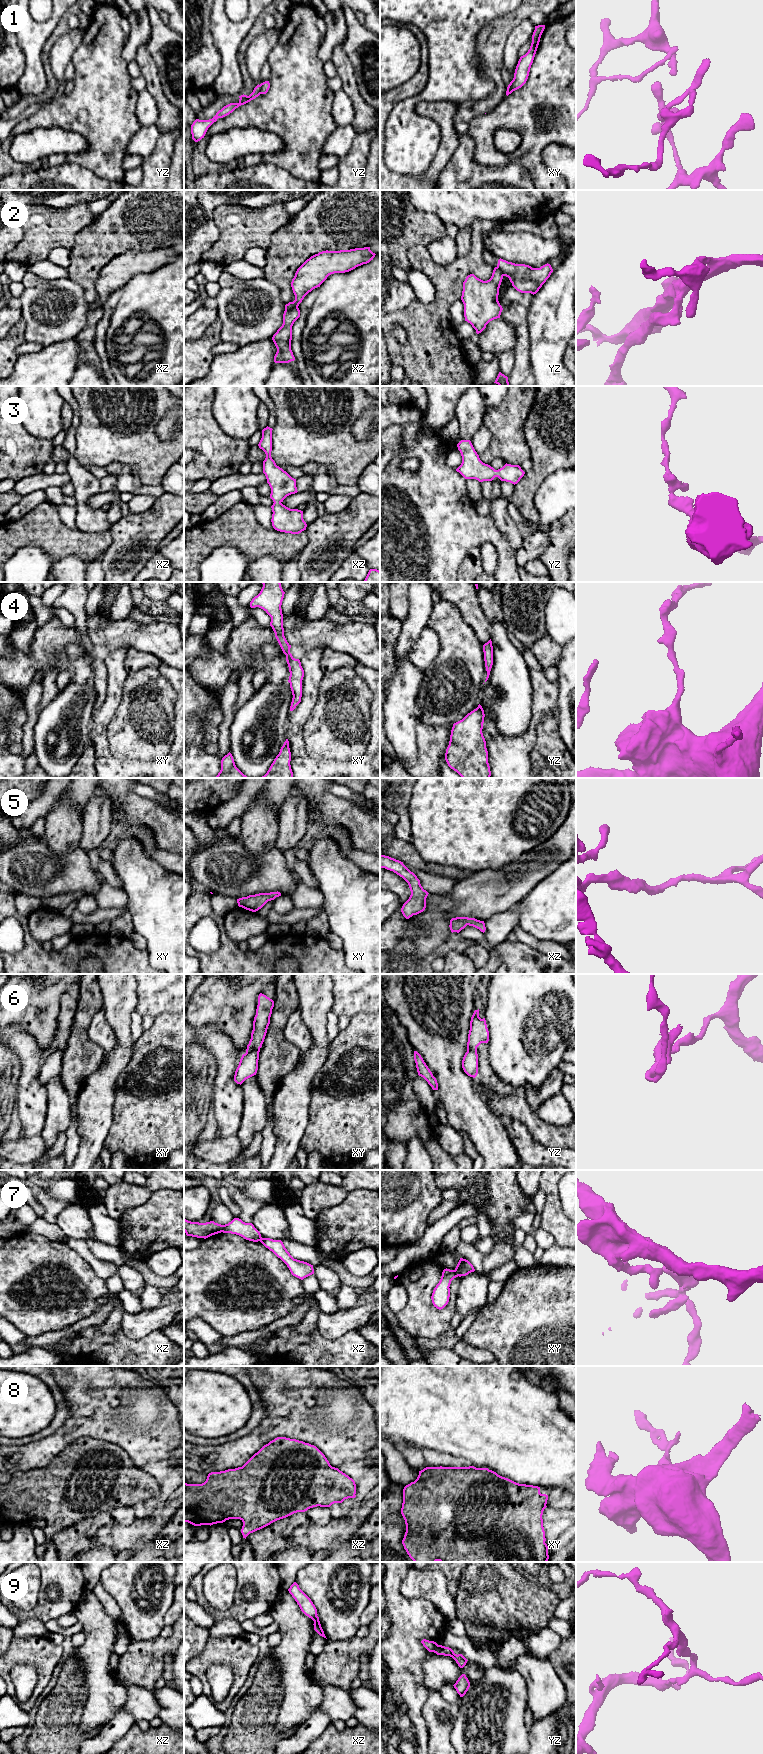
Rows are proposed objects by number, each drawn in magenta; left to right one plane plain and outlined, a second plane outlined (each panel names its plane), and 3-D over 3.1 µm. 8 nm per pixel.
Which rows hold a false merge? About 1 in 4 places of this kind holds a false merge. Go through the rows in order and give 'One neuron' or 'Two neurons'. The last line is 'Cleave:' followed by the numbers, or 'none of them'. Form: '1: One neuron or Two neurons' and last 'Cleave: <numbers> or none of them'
1: Two neurons
2: Two neurons
3: One neuron
4: One neuron
5: One neuron
6: One neuron
7: Two neurons
8: One neuron
9: Two neurons
Cleave: 1, 2, 7, 9

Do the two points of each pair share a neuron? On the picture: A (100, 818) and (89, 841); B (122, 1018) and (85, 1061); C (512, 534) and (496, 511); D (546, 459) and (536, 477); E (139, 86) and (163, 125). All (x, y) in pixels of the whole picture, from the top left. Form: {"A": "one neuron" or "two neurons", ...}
{"A": "one neuron", "B": "two neurons", "C": "one neuron", "D": "one neuron", "E": "two neurons"}

